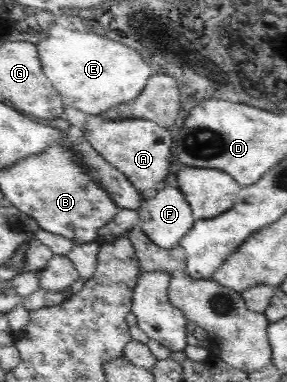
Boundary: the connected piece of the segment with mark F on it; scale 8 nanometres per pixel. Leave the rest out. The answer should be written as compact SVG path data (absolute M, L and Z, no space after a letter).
M165 186L145 198L137 210L143 232L164 249L178 246L195 222L191 205L178 187Z

